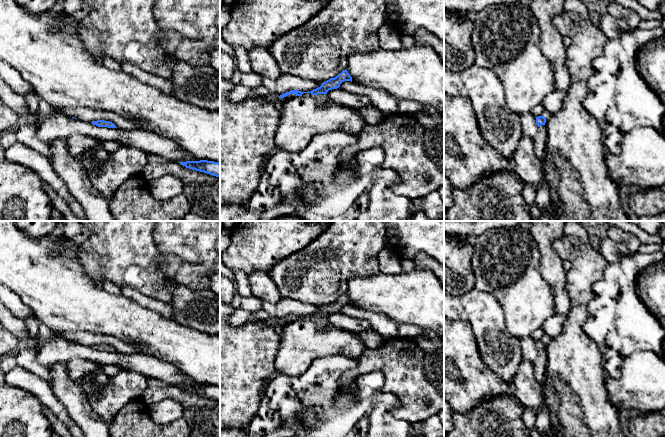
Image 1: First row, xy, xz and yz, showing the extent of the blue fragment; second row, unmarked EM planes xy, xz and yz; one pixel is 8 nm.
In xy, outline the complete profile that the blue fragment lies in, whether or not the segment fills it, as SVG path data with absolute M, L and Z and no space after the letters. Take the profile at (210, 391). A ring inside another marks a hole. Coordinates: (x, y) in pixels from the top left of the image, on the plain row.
M200 384L200 385L186 385L179 386L186 392L204 396L220 402L220 387L214 385Z

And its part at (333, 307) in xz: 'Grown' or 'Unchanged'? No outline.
Unchanged

